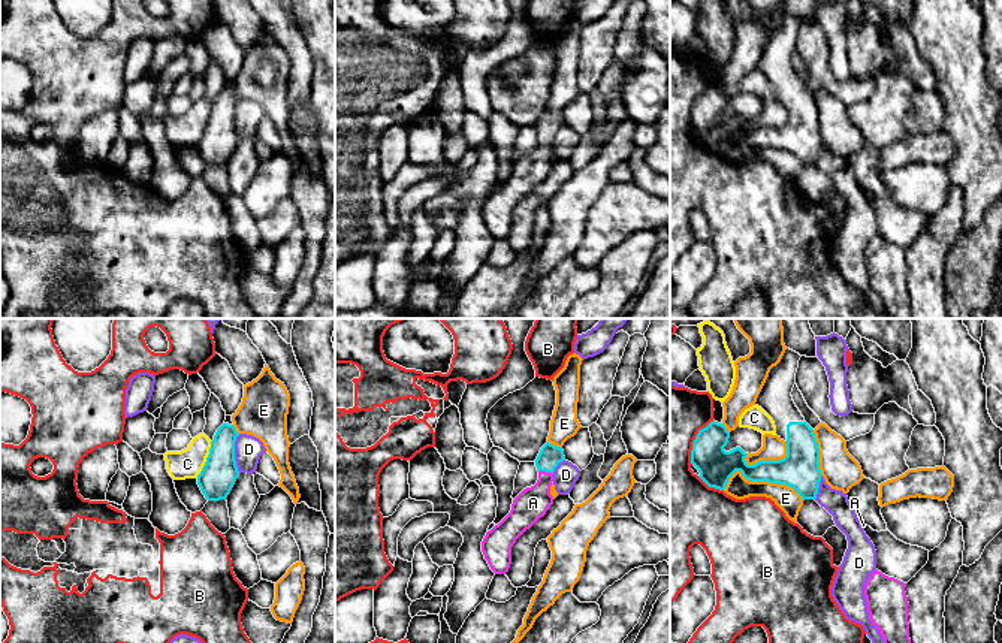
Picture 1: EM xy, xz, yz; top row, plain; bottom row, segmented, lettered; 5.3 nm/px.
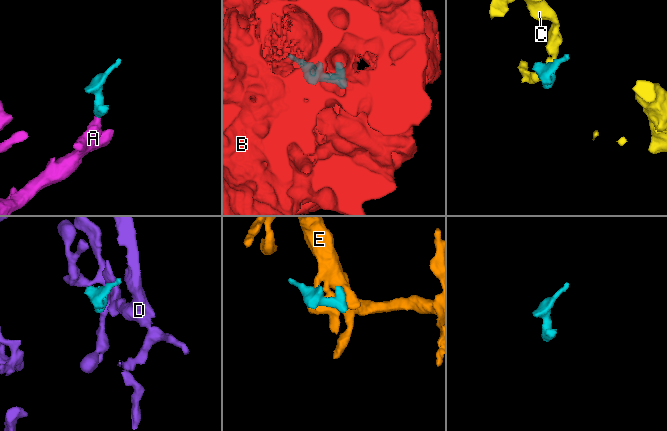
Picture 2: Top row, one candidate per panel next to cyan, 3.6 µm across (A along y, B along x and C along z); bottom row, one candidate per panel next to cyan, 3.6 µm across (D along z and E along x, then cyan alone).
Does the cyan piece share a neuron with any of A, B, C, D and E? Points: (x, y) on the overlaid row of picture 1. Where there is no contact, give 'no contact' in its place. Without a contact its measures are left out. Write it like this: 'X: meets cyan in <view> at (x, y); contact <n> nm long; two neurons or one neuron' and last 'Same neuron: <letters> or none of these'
A: meets cyan in xz at (546, 471); contact 80 nm long; one neuron
B: meets cyan in yz at (694, 440); contact 260 nm long; two neurons
C: meets cyan in xy at (207, 459); contact 220 nm long; two neurons
D: meets cyan in xy at (234, 455); contact 200 nm long; two neurons
E: meets cyan in yz at (761, 480); contact 440 nm long; two neurons
Same neuron: A

